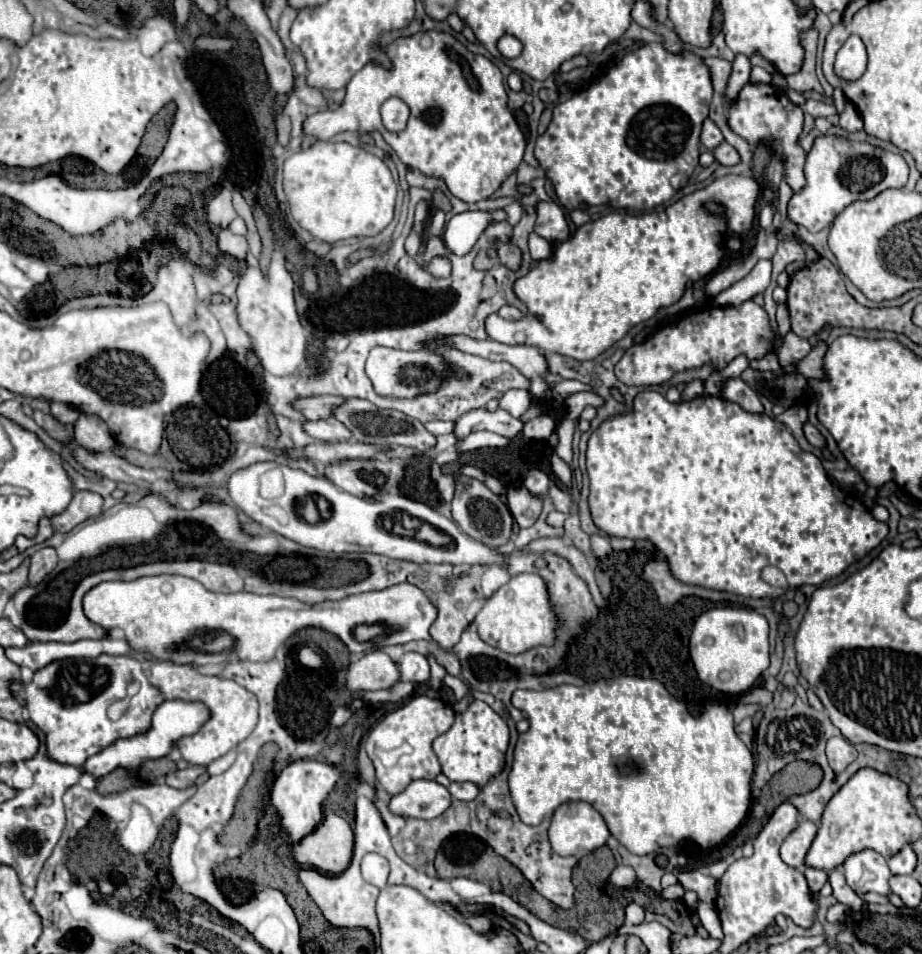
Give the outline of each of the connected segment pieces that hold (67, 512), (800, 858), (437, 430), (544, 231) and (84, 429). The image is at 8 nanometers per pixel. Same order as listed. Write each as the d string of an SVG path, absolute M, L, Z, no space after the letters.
M74 491L70 505L62 513L58 513L50 519L54 531L68 533L78 523L100 515L102 513L102 501L104 501L102 495L98 495L94 491Z
M802 819L798 829L792 831L786 841L782 843L780 847L780 855L782 855L782 861L794 869L802 869L804 865L804 859L806 859L806 853L812 845L812 839L816 837L816 831L818 831L818 825L808 821L808 819Z
M428 421L426 429L434 435L446 435L454 431L454 423L452 421Z
M552 201L540 203L536 207L536 213L538 213L538 219L536 219L534 231L540 237L556 243L556 241L562 241L562 239L566 239L570 235L566 217L564 217L562 209L556 203L552 203Z
M80 413L72 427L76 441L88 451L110 451L114 447L114 437L110 435L106 423L100 417Z

